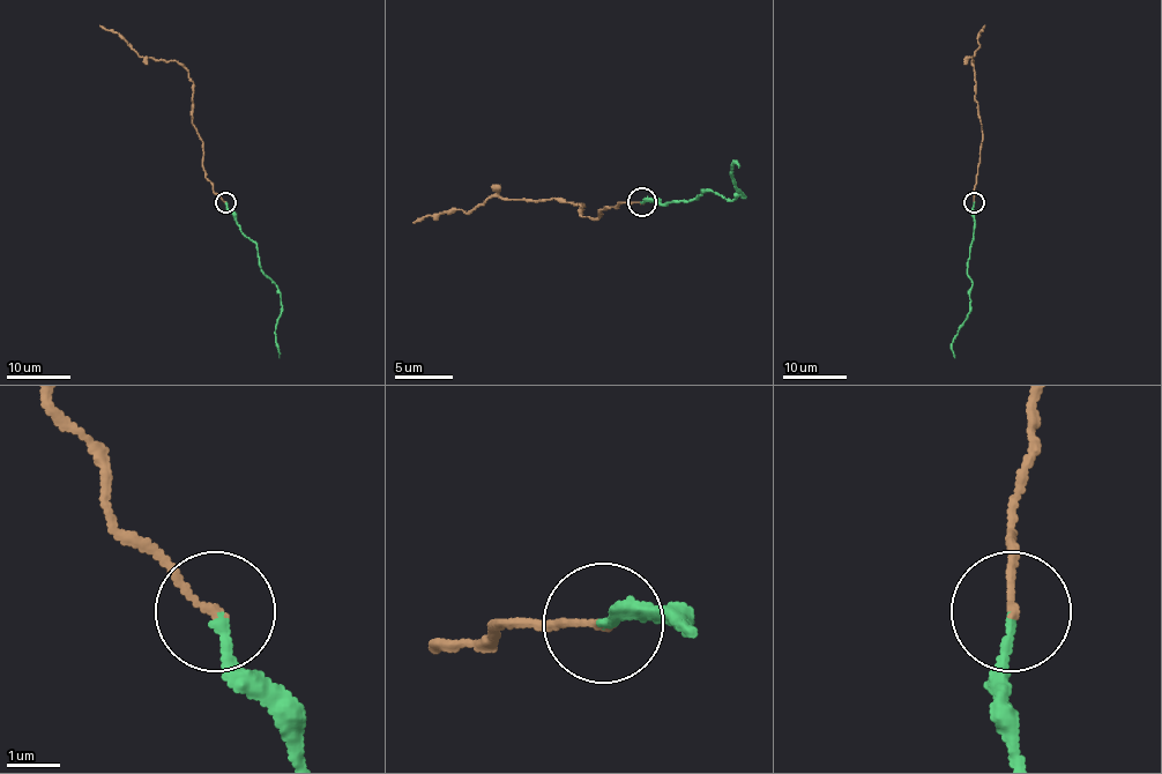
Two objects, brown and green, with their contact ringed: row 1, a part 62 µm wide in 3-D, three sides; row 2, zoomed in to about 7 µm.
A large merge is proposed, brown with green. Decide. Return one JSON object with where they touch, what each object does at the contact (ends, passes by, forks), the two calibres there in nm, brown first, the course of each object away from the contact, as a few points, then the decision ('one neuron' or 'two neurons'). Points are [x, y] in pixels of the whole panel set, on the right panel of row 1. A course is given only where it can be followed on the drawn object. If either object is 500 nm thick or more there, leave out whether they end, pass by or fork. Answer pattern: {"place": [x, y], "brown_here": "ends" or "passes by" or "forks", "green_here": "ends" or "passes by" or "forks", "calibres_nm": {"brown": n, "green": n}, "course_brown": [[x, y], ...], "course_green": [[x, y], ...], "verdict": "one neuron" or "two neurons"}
{"place": [974, 202], "brown_here": "ends", "green_here": "ends", "calibres_nm": {"brown": 140, "green": 180}, "course_brown": [[973, 202], [981, 123], [970, 57], [980, 46], [977, 35], [984, 25]], "course_green": [[973, 202], [975, 228], [967, 269], [971, 284], [970, 312], [954, 340], [954, 357]], "verdict": "one neuron"}

